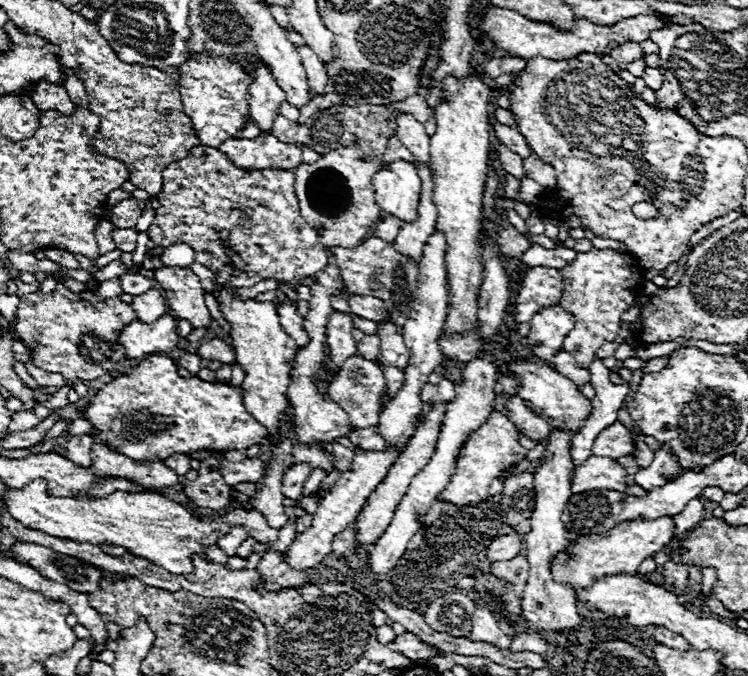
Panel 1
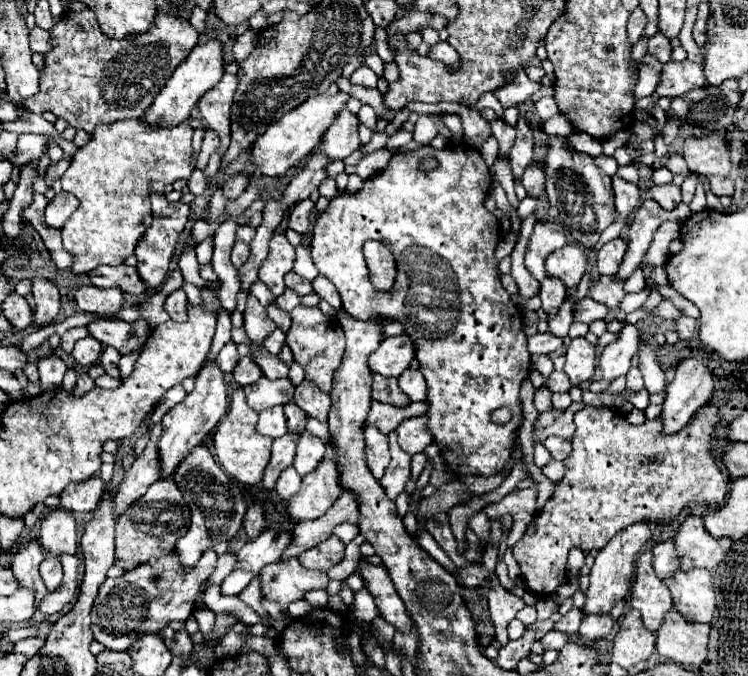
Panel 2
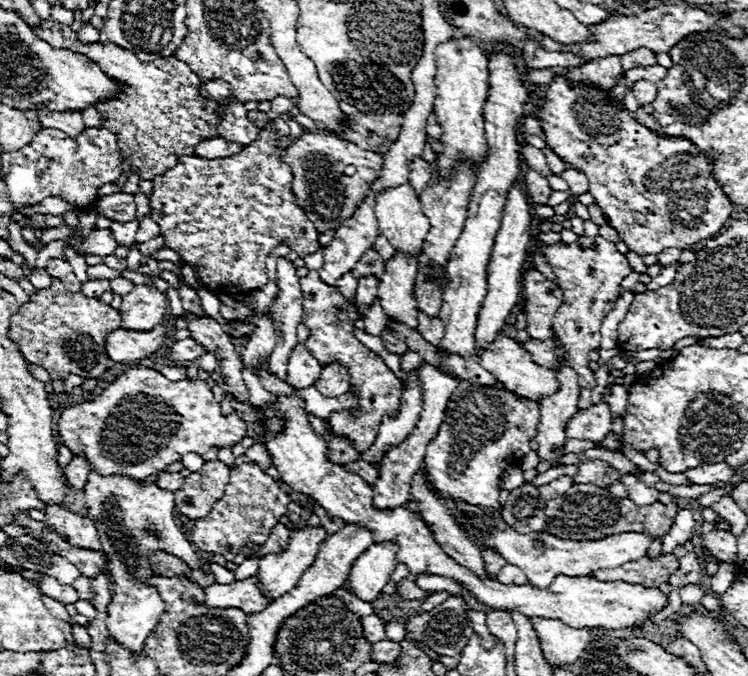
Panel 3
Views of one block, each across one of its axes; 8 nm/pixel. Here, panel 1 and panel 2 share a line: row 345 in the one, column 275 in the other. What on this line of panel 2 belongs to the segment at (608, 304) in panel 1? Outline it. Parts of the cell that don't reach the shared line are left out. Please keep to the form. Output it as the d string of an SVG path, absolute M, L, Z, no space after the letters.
M298 558L268 564L260 572L260 592L264 594L264 598L278 602L284 610L288 608L288 604L302 600L306 592L326 586L326 572L308 570L298 562Z

